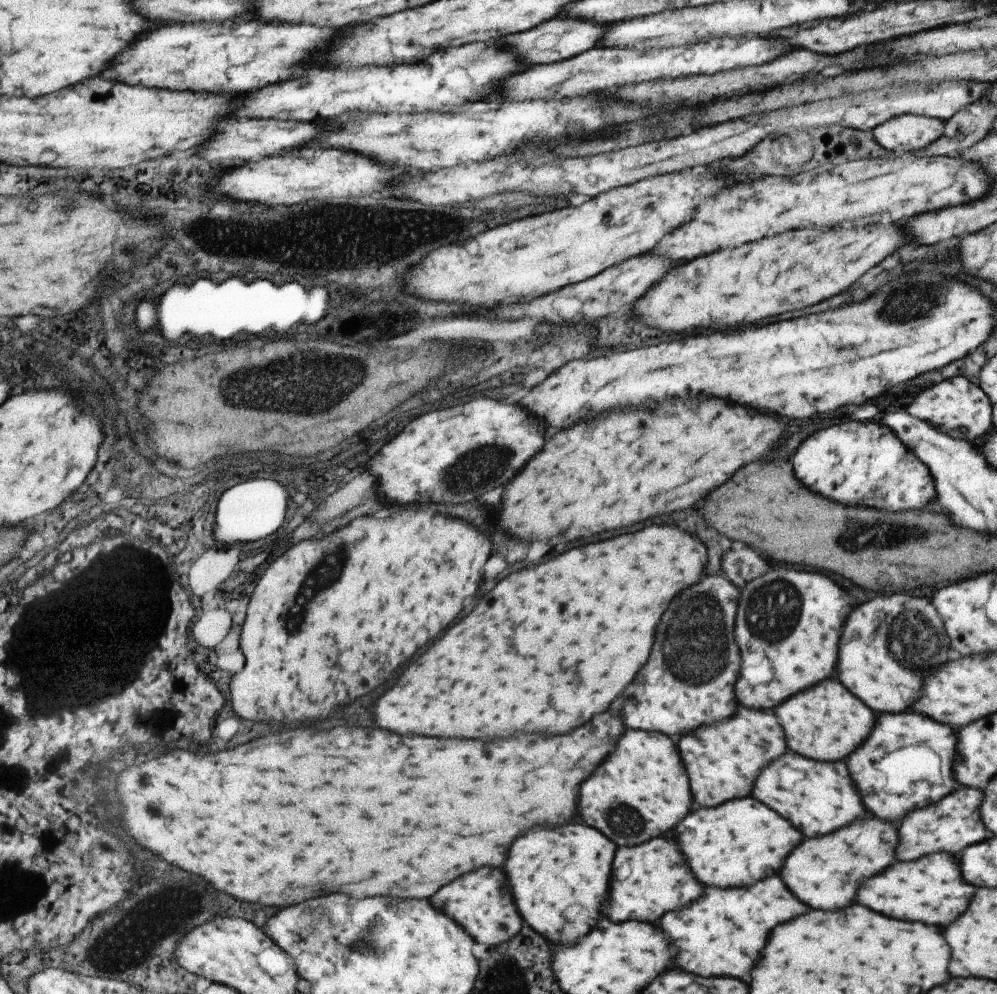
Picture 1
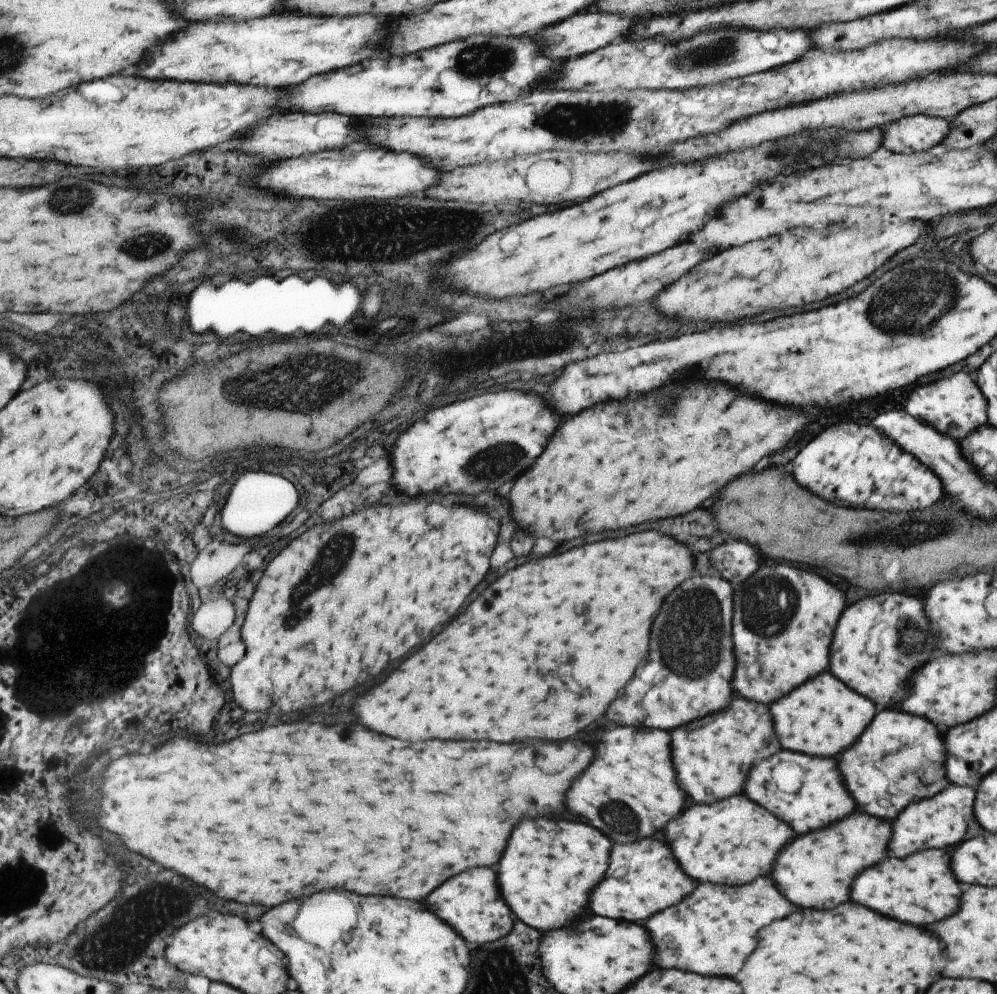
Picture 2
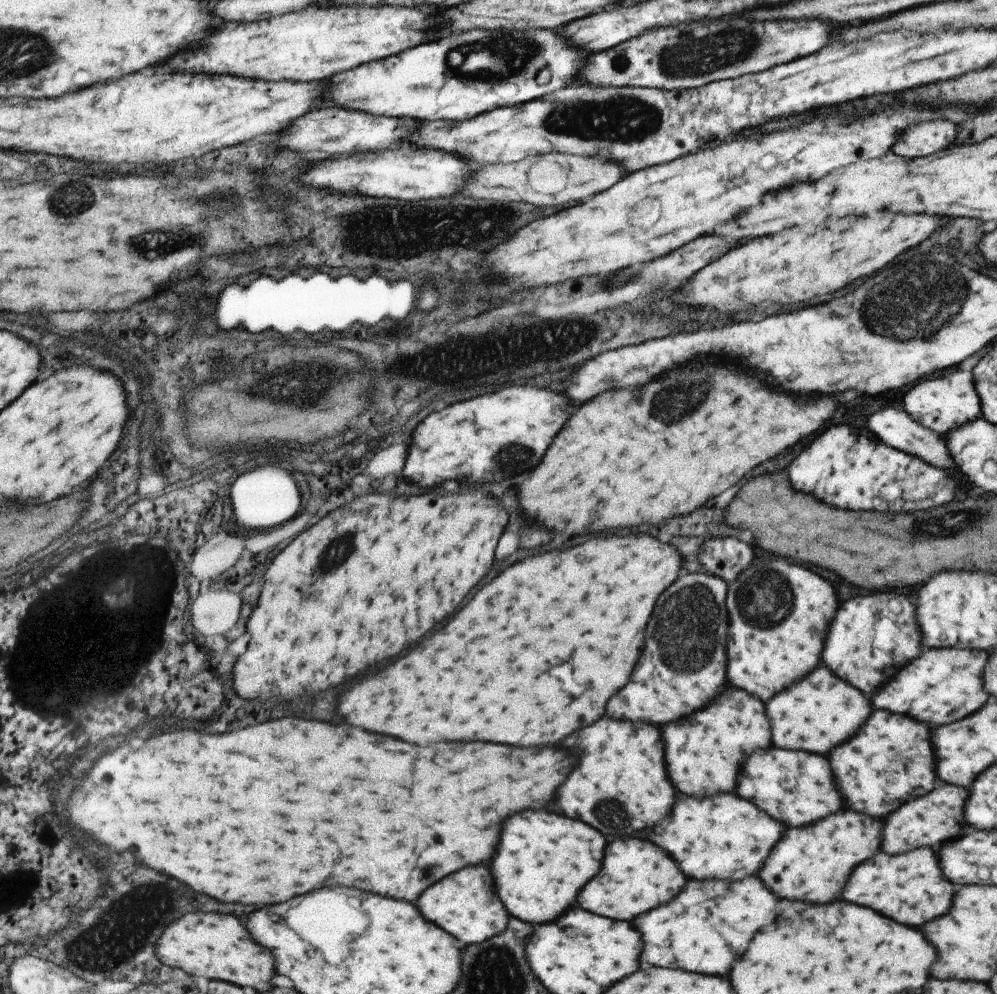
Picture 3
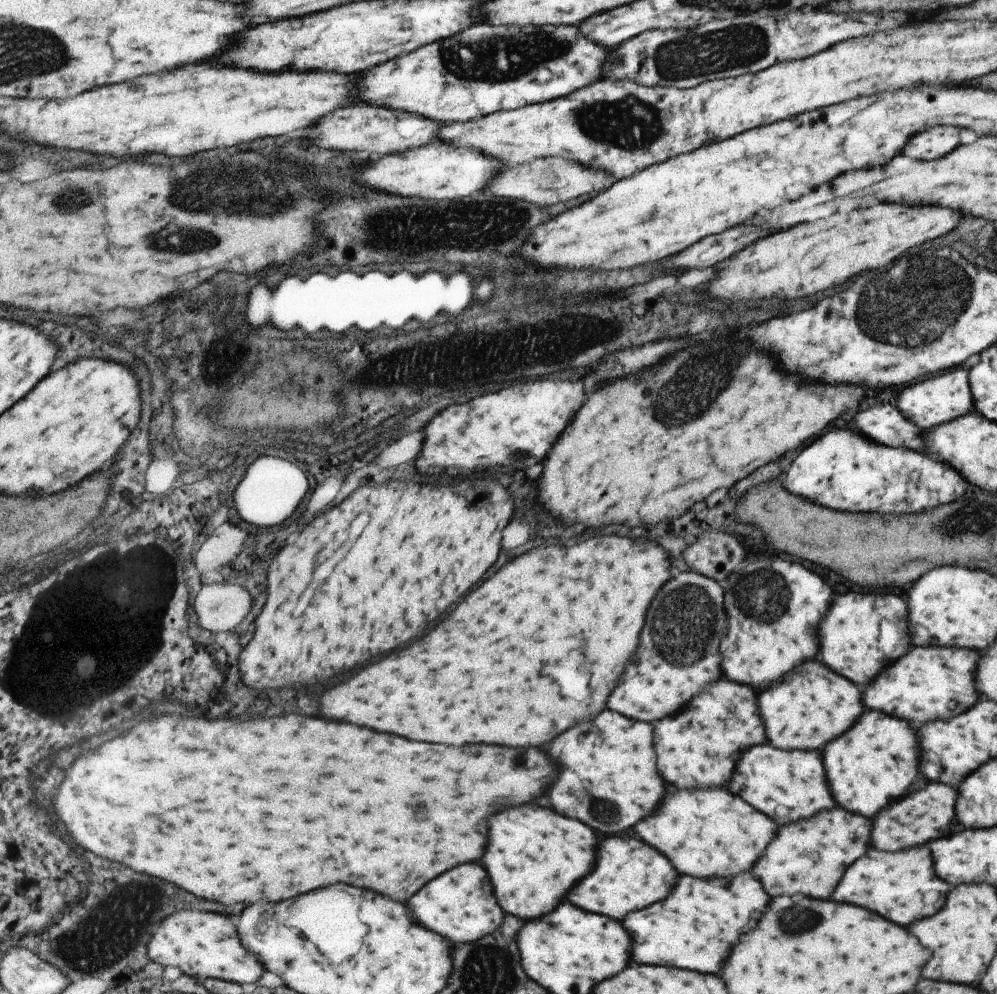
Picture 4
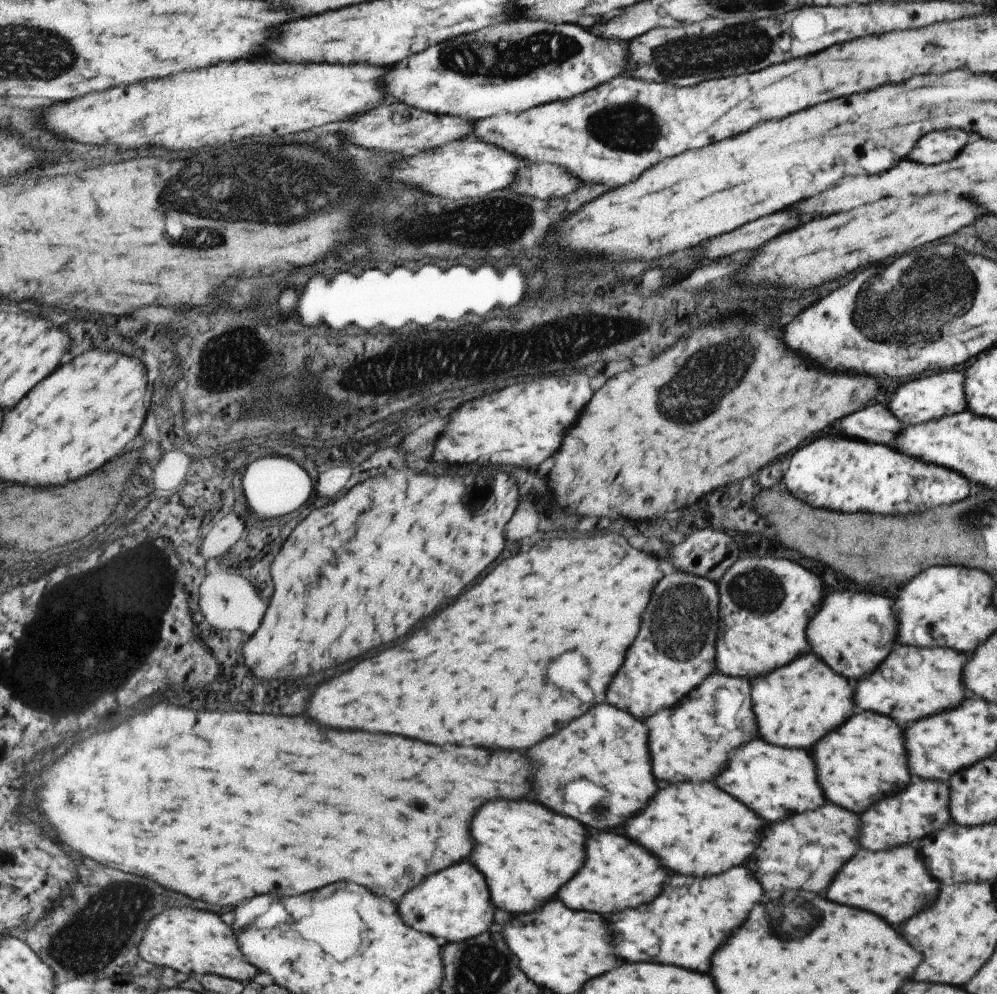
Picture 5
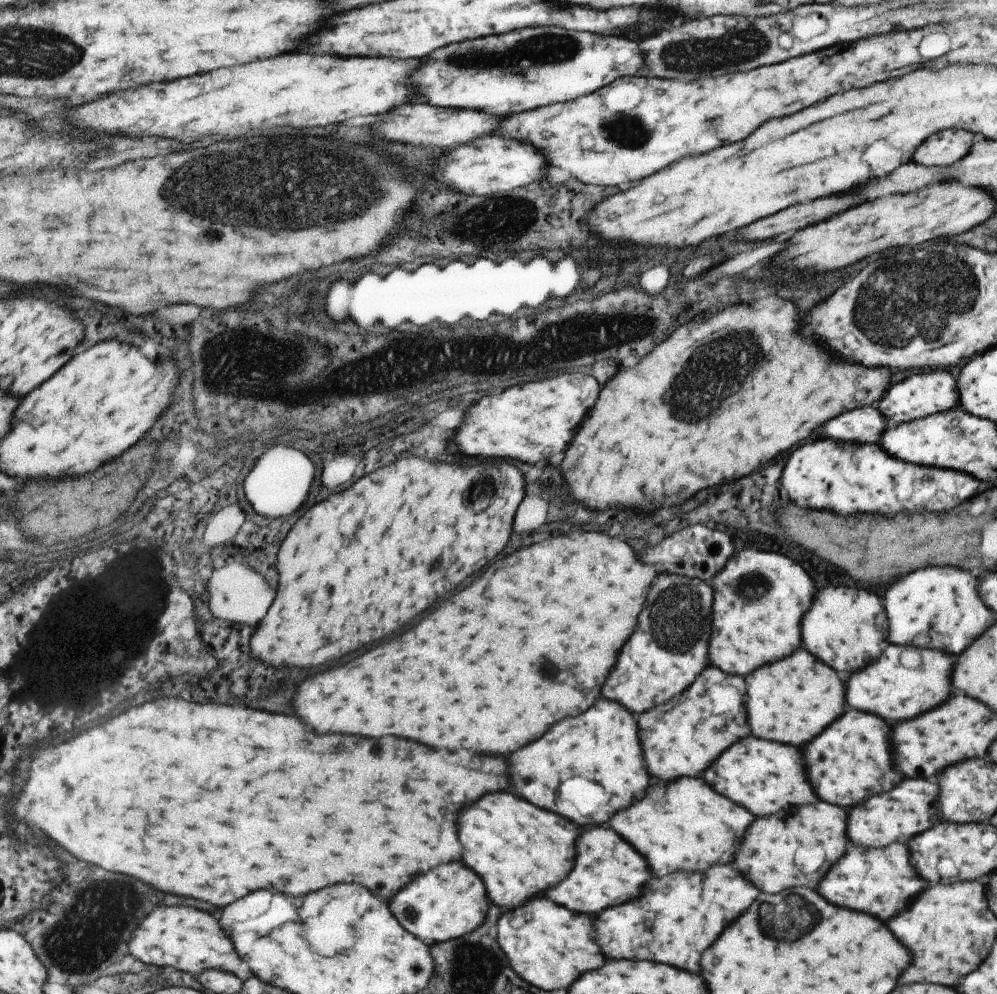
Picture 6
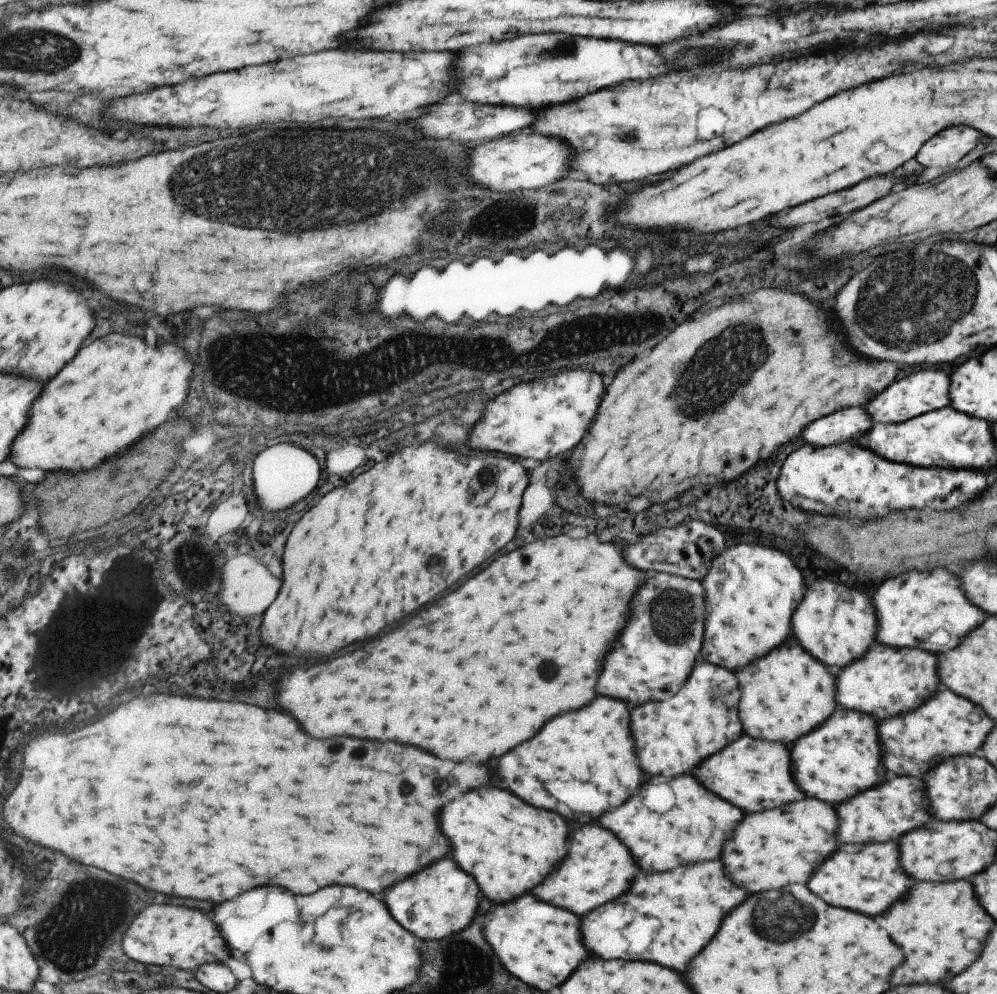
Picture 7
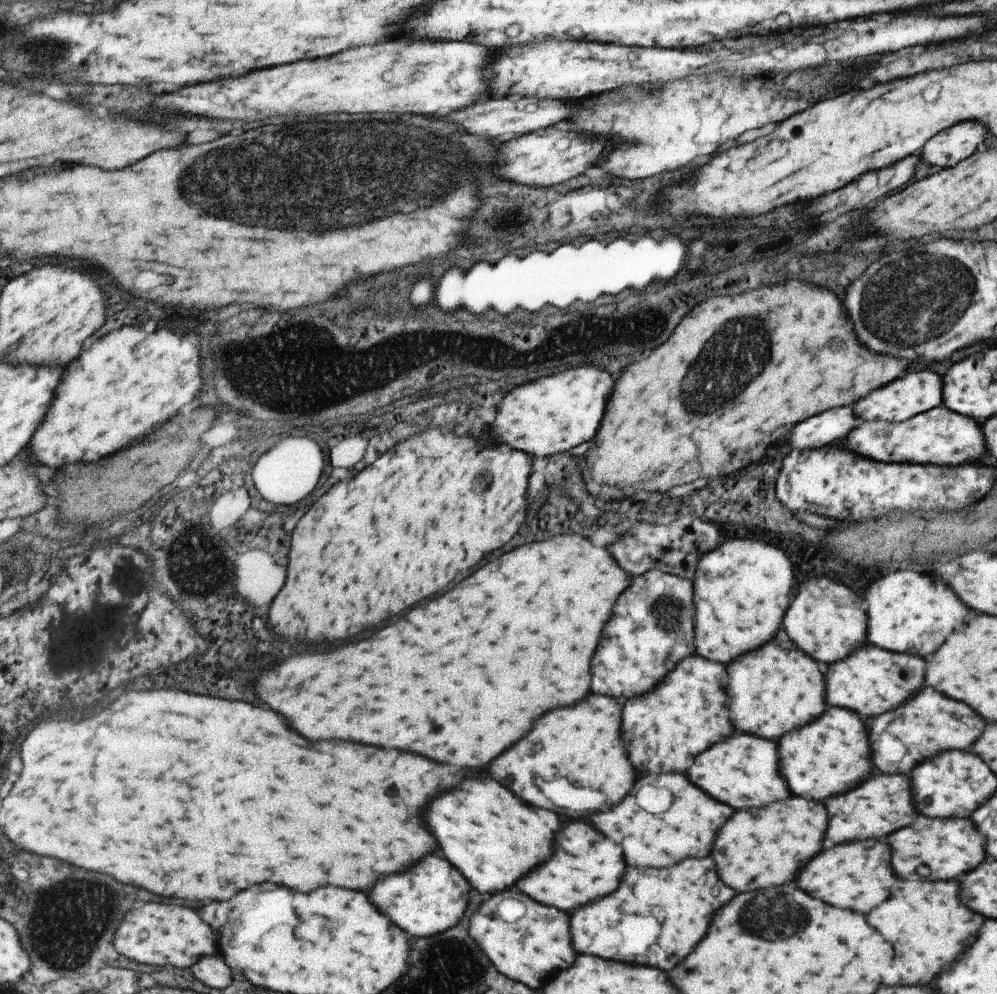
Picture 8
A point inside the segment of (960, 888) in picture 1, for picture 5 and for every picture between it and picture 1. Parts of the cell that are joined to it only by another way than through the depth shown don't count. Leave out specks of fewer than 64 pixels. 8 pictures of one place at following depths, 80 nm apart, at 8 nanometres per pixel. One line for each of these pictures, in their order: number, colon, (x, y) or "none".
2: (918, 890)
3: (910, 889)
4: (901, 886)
5: (893, 884)

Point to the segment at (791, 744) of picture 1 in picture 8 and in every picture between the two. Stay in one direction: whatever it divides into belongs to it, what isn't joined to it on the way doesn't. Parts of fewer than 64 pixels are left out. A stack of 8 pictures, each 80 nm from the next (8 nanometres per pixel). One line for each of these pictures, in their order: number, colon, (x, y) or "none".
2: (822, 717)
3: (819, 712)
4: (812, 705)
5: (794, 706)
6: (791, 701)
7: (792, 693)
8: (791, 695)

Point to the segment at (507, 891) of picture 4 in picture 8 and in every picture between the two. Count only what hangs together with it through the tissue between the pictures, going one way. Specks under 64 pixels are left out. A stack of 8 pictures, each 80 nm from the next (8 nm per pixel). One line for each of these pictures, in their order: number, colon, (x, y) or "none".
5: (525, 852)
6: (517, 850)
7: (506, 845)
8: (516, 836)

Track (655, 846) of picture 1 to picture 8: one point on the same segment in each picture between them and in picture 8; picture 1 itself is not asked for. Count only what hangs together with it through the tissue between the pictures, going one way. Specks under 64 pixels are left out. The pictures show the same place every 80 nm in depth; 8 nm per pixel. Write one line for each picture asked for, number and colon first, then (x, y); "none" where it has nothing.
2: (642, 878)
3: (635, 876)
4: (628, 875)
5: (618, 873)
6: (607, 871)
7: (597, 868)
8: (585, 865)

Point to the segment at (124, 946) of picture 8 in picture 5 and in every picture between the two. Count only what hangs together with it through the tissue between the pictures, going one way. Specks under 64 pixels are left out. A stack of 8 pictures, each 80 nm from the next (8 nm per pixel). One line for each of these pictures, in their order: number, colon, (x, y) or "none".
5: (196, 943)
6: (191, 940)
7: (169, 936)

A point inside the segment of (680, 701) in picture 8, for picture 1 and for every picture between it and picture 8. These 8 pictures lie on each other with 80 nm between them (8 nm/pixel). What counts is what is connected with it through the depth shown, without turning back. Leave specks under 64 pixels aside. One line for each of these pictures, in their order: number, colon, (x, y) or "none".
1: (716, 758)
2: (712, 756)
3: (703, 752)
4: (697, 748)
5: (689, 743)
6: (681, 738)
7: (672, 737)

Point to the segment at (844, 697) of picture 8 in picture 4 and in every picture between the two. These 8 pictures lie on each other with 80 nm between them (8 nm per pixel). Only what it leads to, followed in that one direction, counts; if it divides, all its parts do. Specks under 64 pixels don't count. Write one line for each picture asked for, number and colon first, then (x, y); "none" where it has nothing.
4: (926, 684)
5: (911, 683)
6: (904, 682)
7: (884, 682)

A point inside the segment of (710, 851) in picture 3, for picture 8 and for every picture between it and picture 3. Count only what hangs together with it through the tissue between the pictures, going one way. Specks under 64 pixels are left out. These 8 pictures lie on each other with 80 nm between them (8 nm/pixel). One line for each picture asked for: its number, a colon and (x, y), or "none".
4: (703, 833)
5: (696, 829)
6: (693, 828)
7: (682, 823)
8: (681, 822)

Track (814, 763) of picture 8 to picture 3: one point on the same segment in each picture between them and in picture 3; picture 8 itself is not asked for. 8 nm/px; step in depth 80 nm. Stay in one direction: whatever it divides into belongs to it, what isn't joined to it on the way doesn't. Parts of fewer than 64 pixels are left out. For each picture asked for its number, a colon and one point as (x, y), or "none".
3: (890, 760)
4: (875, 761)
5: (863, 761)
6: (851, 759)
7: (842, 757)

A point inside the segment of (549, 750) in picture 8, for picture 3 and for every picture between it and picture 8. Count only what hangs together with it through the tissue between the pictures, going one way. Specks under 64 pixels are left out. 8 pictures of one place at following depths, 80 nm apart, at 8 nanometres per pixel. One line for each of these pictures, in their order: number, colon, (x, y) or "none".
3: (620, 787)
4: (610, 793)
5: (606, 747)
6: (600, 746)
7: (594, 746)

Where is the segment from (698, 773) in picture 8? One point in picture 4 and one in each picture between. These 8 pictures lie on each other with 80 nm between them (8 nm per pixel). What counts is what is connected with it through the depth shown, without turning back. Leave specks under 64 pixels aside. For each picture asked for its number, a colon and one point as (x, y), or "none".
4: (786, 785)
5: (774, 782)
6: (763, 777)
7: (754, 775)

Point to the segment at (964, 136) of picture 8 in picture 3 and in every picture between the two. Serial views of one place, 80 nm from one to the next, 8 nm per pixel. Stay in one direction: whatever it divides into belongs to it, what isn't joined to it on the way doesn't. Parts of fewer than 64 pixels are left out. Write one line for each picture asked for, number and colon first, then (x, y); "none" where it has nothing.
3: (921, 139)
4: (935, 142)
5: (939, 145)
6: (946, 147)
7: (941, 150)

